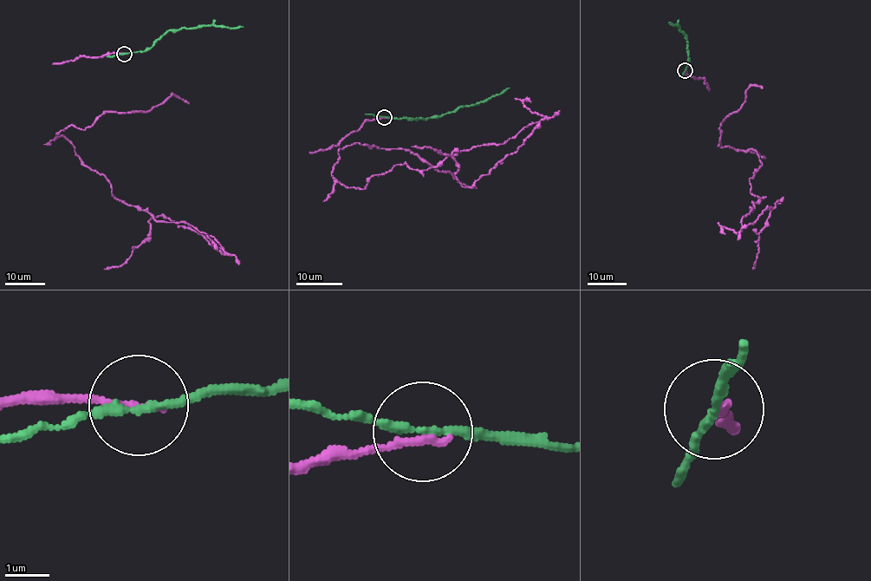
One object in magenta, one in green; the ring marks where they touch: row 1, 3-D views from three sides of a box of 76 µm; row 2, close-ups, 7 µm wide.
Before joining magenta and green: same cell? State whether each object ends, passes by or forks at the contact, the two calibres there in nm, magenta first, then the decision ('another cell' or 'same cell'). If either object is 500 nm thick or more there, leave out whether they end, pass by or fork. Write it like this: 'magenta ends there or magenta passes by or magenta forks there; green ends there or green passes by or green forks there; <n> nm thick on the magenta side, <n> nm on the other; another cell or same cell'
magenta ends there; green passes by; 200 nm thick on the magenta side, 170 nm on the other; another cell

